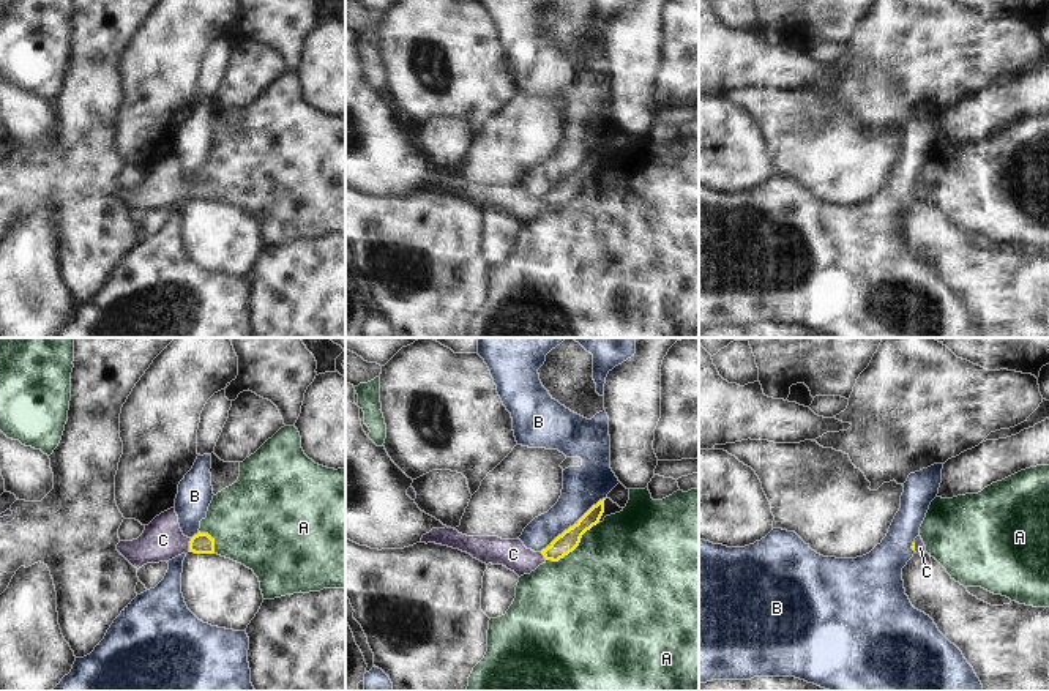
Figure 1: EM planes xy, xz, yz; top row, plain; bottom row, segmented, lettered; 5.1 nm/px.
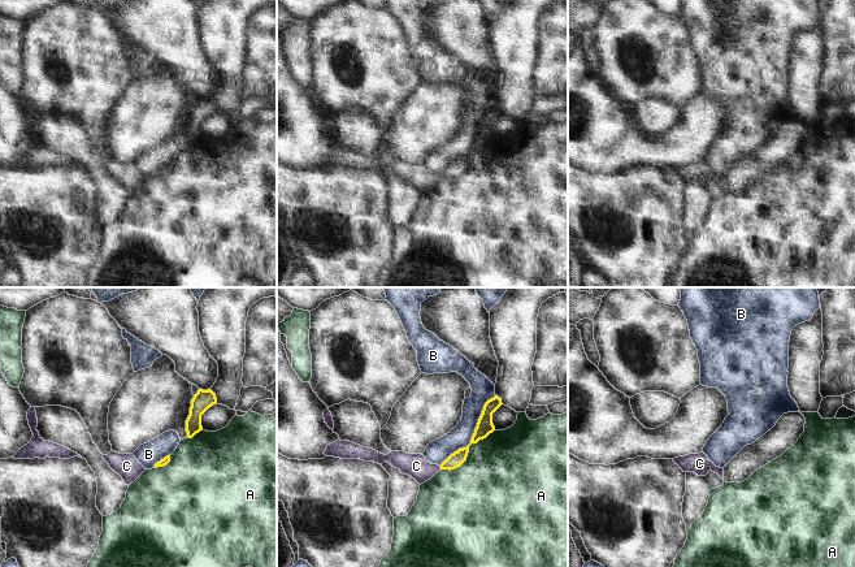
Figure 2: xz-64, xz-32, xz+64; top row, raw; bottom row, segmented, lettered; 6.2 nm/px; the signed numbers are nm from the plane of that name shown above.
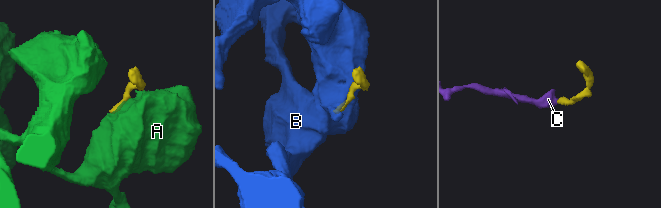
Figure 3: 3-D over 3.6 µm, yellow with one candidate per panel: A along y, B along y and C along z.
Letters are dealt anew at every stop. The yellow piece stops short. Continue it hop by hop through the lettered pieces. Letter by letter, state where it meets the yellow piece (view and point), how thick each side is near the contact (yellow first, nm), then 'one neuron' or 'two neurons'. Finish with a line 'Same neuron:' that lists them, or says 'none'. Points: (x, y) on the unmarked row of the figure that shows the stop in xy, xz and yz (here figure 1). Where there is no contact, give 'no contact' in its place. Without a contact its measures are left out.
A: xz (573, 196) | 110/500 nm | two neurons
B: xz (573, 172) | 110/220 nm | two neurons
C: xy (190, 191) | 110/220 nm | one neuron
Same neuron: C

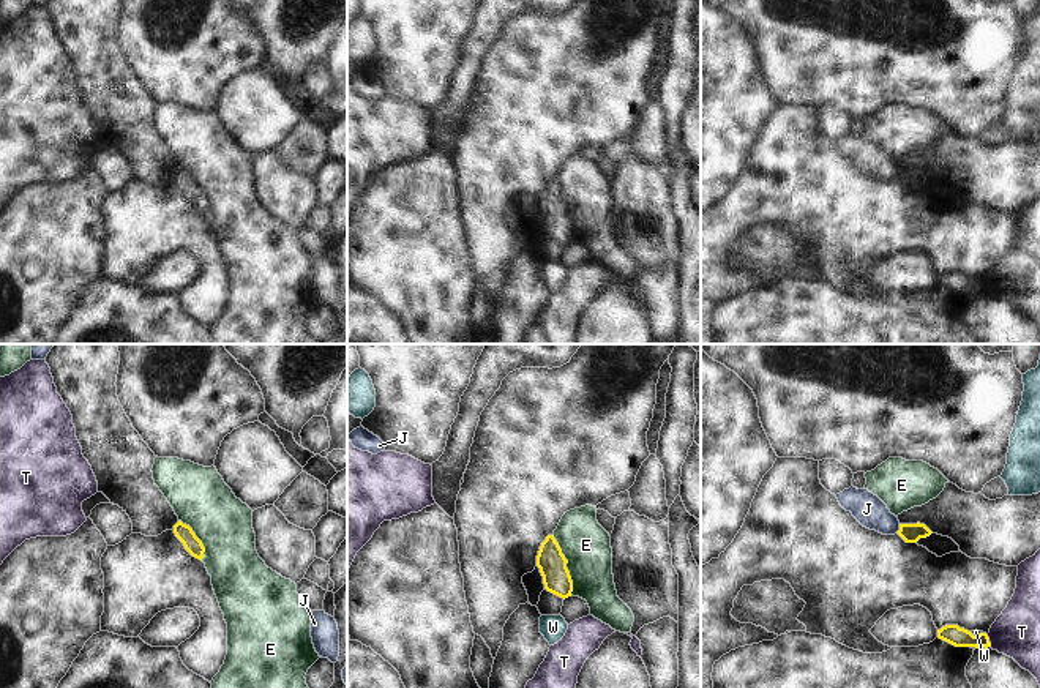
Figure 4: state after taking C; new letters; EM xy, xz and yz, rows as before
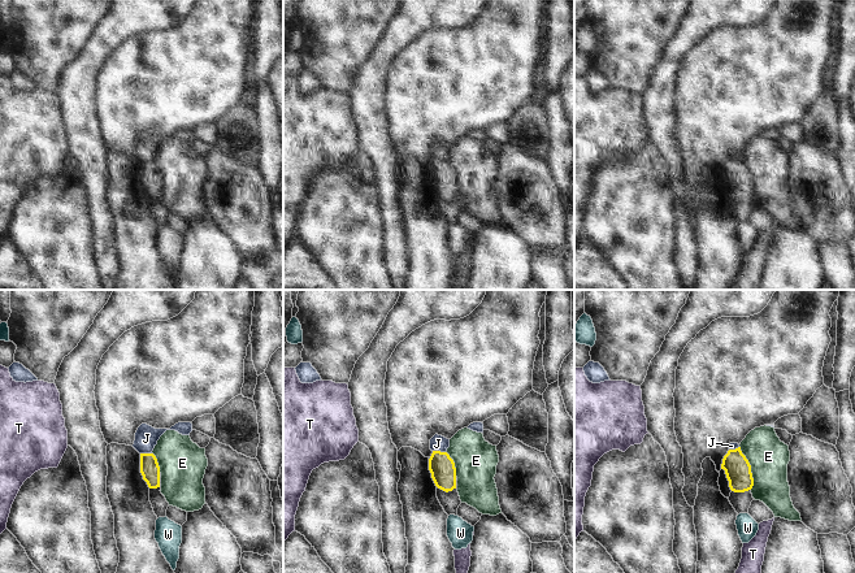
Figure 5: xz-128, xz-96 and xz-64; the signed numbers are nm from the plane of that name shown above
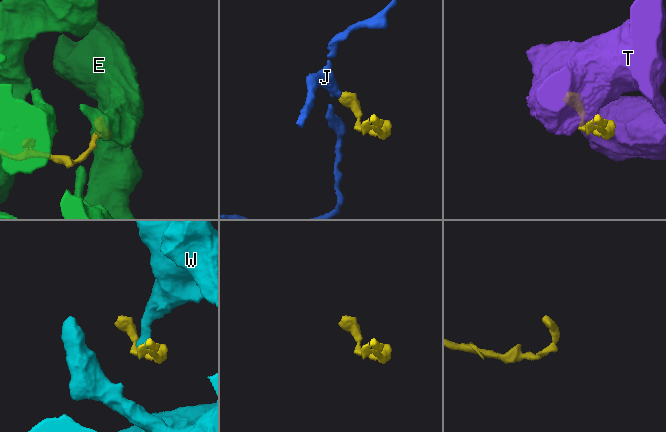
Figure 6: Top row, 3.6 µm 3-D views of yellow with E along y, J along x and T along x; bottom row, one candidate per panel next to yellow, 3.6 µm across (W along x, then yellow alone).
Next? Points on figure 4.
E: xz (567, 209) | 140/240 nm | two neurons
J: yz (900, 175) | 100/160 nm | two neurons
T: yz (988, 287) | 100/240 nm | two neurons
W: yz (977, 281) | 100/20 nm | two neurons
Same neuron: none

